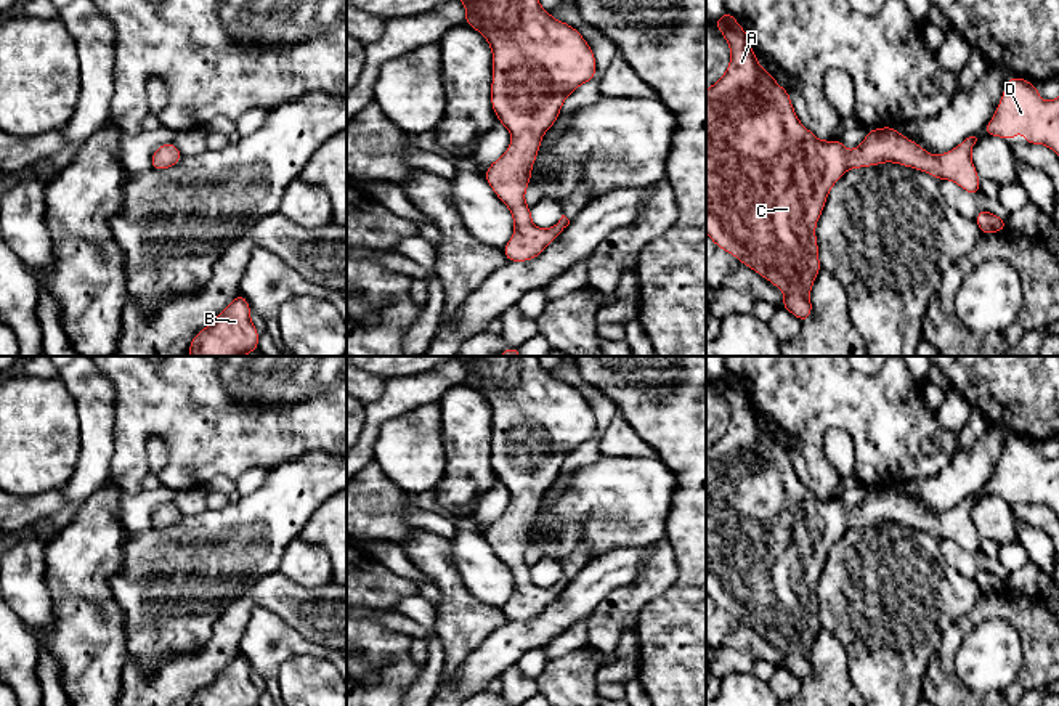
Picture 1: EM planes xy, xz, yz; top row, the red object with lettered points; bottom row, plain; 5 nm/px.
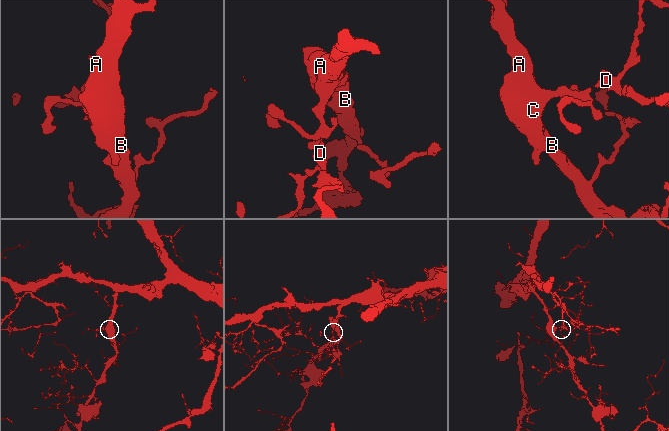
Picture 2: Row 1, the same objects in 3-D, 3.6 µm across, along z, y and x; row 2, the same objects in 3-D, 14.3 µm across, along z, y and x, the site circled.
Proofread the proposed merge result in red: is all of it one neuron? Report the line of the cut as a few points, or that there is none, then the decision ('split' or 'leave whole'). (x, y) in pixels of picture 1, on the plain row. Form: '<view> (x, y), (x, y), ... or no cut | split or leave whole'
no cut | leave whole

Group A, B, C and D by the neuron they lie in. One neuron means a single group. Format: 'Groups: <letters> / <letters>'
Groups: A B C D

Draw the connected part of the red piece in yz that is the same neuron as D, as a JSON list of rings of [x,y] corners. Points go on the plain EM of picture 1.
[[[1012,435],[984,493],[1016,501],[1017,489],[1024,493],[1027,504],[1045,504],[1059,515],[1059,456],[1043,461],[1038,446]]]

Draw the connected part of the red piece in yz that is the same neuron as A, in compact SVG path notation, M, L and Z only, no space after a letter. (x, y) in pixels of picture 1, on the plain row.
M725 371L712 383L730 404L730 425L725 433L706 449L706 594L725 611L754 629L785 651L780 667L793 672L801 682L812 676L810 648L822 631L815 584L820 579L833 544L849 530L884 521L895 521L932 534L937 539L955 541L972 554L980 552L980 538L971 518L977 497L969 496L951 510L932 515L918 502L900 494L895 486L868 489L865 501L847 510L841 499L822 501L805 488L791 464L788 449L757 422L749 404L749 393L736 383L736 375Z

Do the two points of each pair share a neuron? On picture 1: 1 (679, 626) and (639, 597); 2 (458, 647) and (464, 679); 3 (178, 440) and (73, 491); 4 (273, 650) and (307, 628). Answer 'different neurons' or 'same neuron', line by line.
1: different neurons
2: different neurons
3: different neurons
4: different neurons

